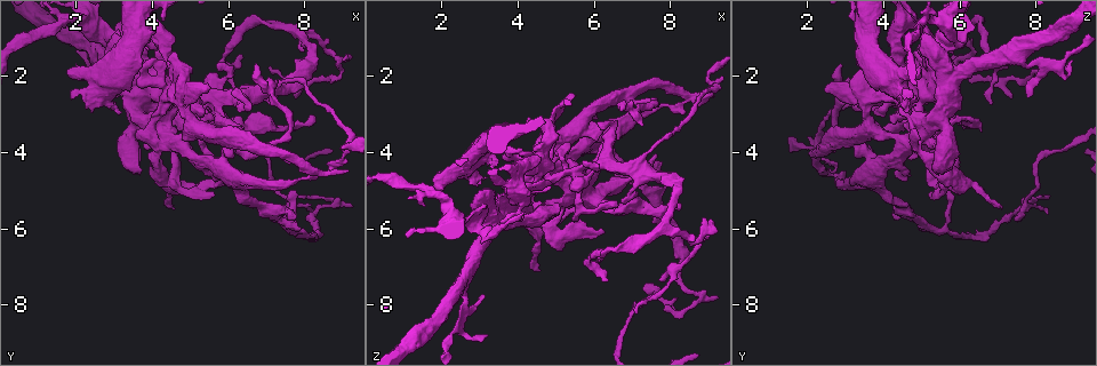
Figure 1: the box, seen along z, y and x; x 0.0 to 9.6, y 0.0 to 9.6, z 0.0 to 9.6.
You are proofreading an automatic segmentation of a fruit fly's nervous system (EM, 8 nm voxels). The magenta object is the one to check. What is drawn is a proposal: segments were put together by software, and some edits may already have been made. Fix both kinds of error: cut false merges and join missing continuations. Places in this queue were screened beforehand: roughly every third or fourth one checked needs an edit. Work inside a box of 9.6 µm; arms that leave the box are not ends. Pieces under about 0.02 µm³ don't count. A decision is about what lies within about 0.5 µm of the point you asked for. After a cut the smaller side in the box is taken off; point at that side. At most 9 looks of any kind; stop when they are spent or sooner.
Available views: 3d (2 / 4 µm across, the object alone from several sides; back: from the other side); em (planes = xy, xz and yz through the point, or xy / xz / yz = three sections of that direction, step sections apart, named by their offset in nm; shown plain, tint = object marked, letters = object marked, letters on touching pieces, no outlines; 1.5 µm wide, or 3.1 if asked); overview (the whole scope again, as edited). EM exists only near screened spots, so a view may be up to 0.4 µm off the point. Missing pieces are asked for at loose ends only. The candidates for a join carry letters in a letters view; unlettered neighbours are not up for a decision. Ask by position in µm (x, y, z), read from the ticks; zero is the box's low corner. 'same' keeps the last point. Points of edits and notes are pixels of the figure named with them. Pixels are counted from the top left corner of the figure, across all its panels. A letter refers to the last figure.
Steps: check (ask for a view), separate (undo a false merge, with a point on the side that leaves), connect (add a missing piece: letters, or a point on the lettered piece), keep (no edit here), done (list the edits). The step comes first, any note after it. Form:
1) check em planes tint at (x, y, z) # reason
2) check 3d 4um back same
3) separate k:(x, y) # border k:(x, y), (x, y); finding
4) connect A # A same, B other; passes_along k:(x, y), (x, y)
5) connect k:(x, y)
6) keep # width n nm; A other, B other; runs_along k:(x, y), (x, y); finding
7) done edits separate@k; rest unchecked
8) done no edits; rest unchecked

check 3d 2um at (4.50, 5.50, 7.15)

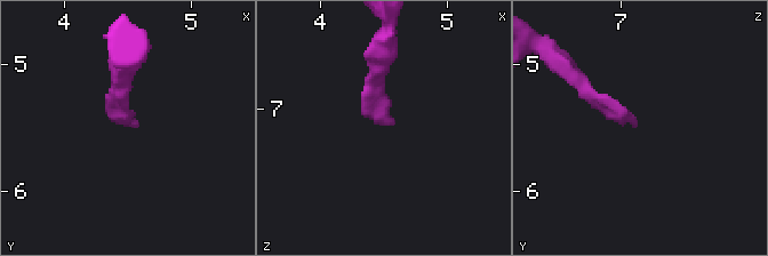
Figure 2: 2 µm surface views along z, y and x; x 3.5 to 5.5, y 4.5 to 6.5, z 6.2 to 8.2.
check em yz step 4 letters at (4.54, 5.50, 7.14) # need the tissue

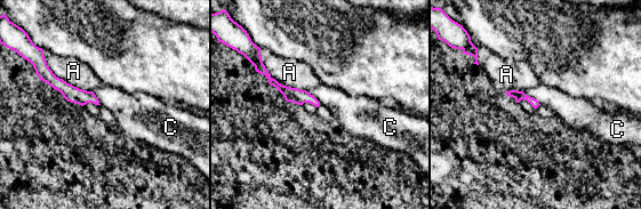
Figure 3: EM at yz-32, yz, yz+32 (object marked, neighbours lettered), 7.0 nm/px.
keep # A other, C other; border 3:(522, 91), (534, 97), (541, 104); no lettered piece goes on from it

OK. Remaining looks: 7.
check 3d 2um at (8.10, 5.60, 8.35) # tapers out

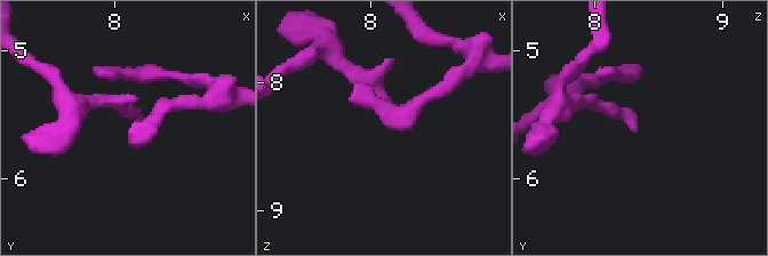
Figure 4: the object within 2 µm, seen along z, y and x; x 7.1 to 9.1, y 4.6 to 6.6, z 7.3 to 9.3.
check em planes letters same

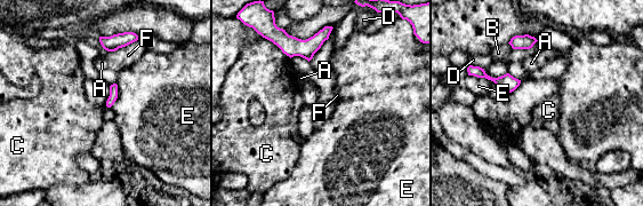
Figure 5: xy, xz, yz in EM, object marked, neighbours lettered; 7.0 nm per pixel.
keep # A other, B other, C other, D other, E other, F other; no lettered piece goes on from it

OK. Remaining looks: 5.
check em yz step 8 letters at (7.20, 4.90, 2.95) # calibre changes

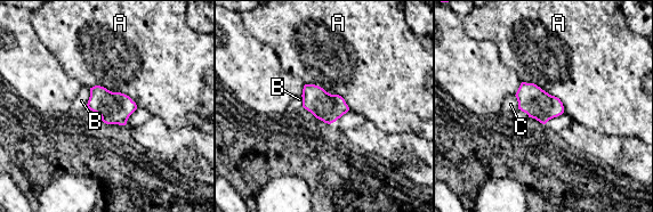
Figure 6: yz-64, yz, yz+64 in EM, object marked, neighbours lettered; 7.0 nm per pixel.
keep # width 200 nm; A other, B other, C other; all the same cell

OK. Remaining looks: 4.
check em yz step 8 letters at (5.65, 3.50, 3.20) # touches itself

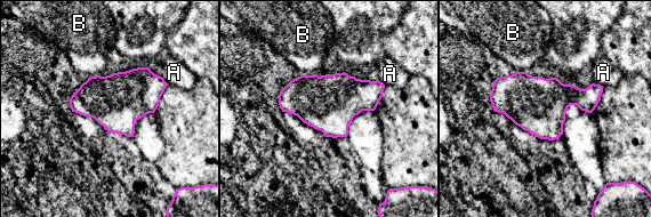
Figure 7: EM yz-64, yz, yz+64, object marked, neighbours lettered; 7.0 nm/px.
keep # A other, B other; border 7:(300, 73), (314, 74); continuous, no second cell

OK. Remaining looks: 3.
done no edits; rest unchecked

